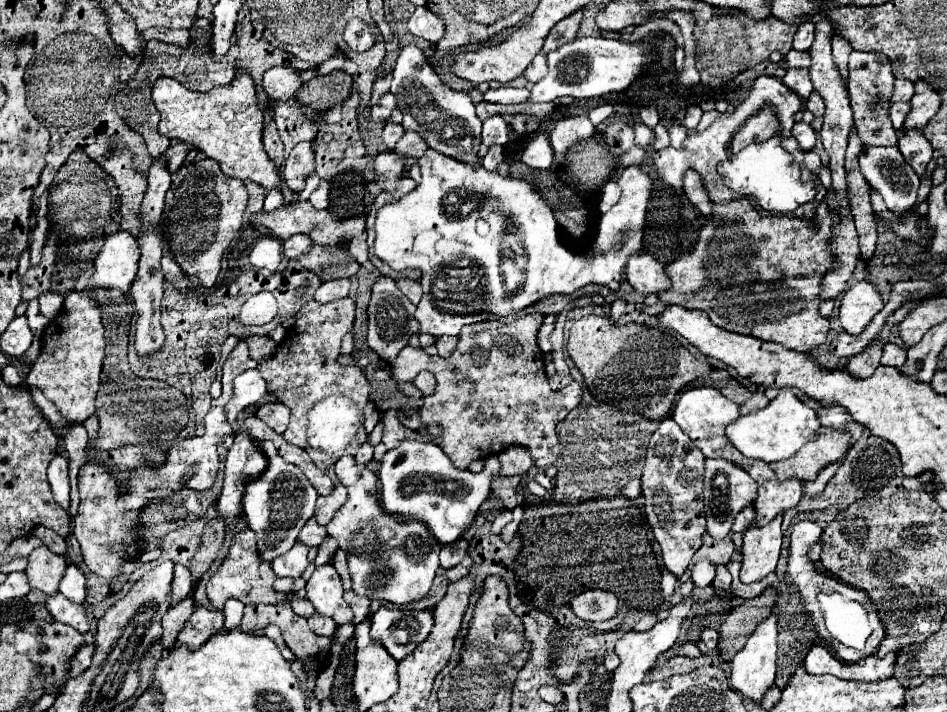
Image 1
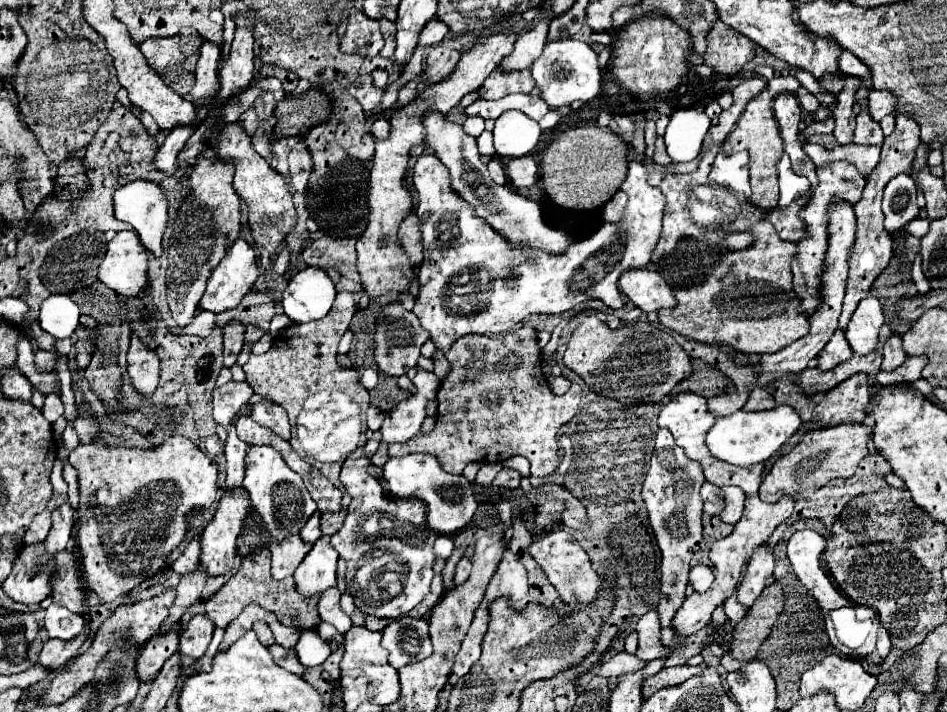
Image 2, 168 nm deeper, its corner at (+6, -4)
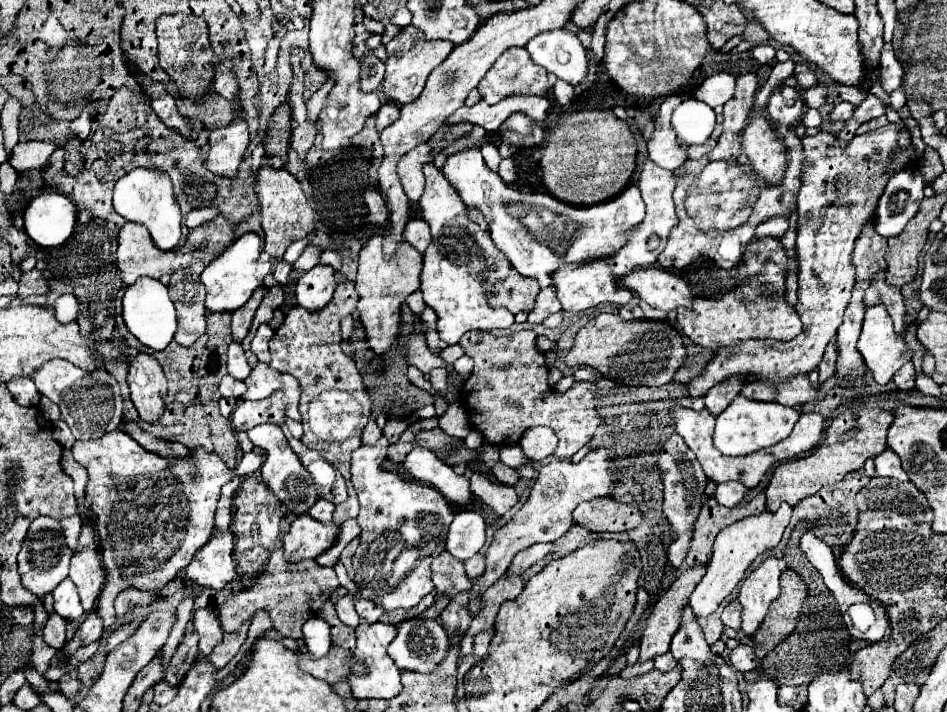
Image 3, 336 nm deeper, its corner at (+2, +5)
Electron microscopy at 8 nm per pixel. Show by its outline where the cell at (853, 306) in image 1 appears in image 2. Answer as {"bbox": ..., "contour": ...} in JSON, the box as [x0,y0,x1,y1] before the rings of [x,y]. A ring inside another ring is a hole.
{"bbox":[846,296,884,354],"contour":[[[868,296],[864,298],[856,312],[850,318],[848,330],[846,330],[846,340],[852,348],[854,354],[870,354],[878,346],[878,332],[880,326],[884,324],[884,314],[878,298]]]}

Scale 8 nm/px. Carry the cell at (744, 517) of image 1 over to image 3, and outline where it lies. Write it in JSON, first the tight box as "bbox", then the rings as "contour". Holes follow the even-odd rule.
{"bbox":[714,481,748,507],"contour":[[[730,481],[730,483],[720,483],[716,487],[714,499],[724,507],[736,507],[746,497],[746,493],[748,493],[748,487],[744,483]]]}

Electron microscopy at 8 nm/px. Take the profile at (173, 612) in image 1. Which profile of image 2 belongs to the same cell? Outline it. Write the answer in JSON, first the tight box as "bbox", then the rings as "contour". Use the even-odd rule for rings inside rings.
{"bbox":[136,626,180,682],"contour":[[[174,626],[170,632],[166,632],[164,636],[152,638],[142,656],[136,662],[136,674],[140,678],[140,682],[150,682],[162,668],[162,664],[178,650],[178,636],[180,636],[180,626]]]}

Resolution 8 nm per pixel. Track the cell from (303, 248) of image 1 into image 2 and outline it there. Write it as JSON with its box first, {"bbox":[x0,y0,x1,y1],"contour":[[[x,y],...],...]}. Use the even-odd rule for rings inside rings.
{"bbox":[272,246,290,276],"contour":[[[284,246],[284,248],[278,252],[278,256],[276,256],[274,264],[272,264],[272,272],[284,276],[284,274],[288,272],[288,266],[290,266],[290,252],[288,252],[288,248]]]}

